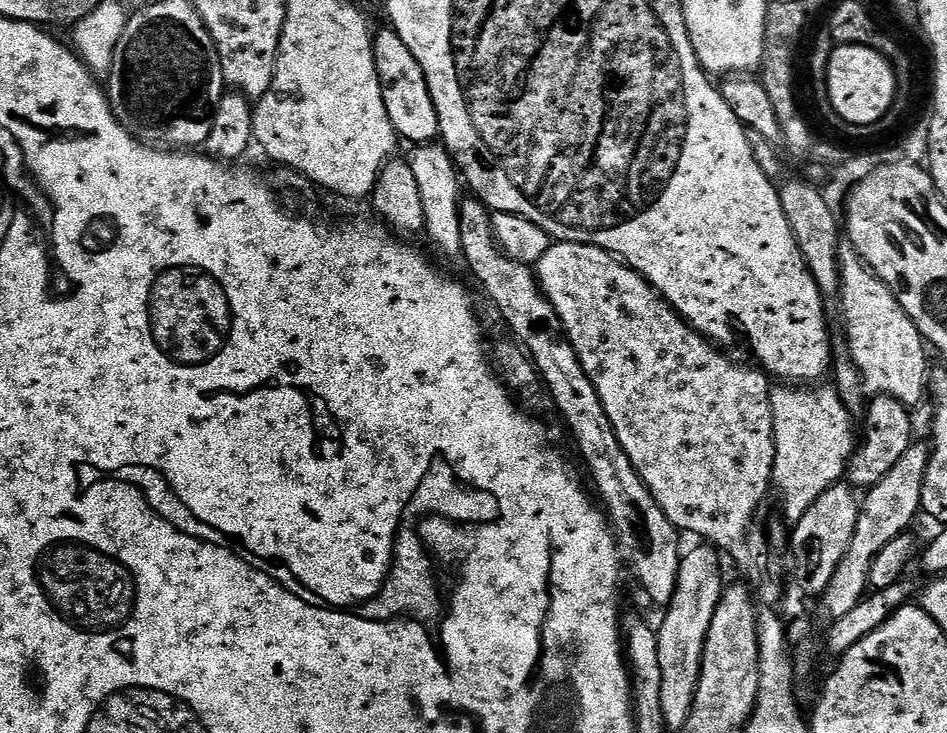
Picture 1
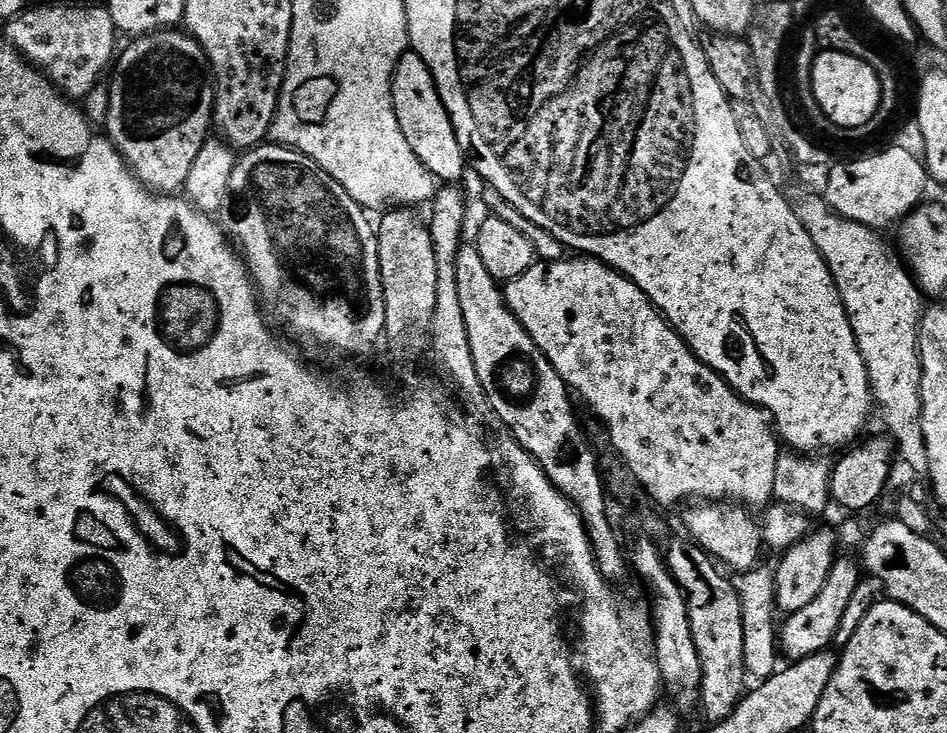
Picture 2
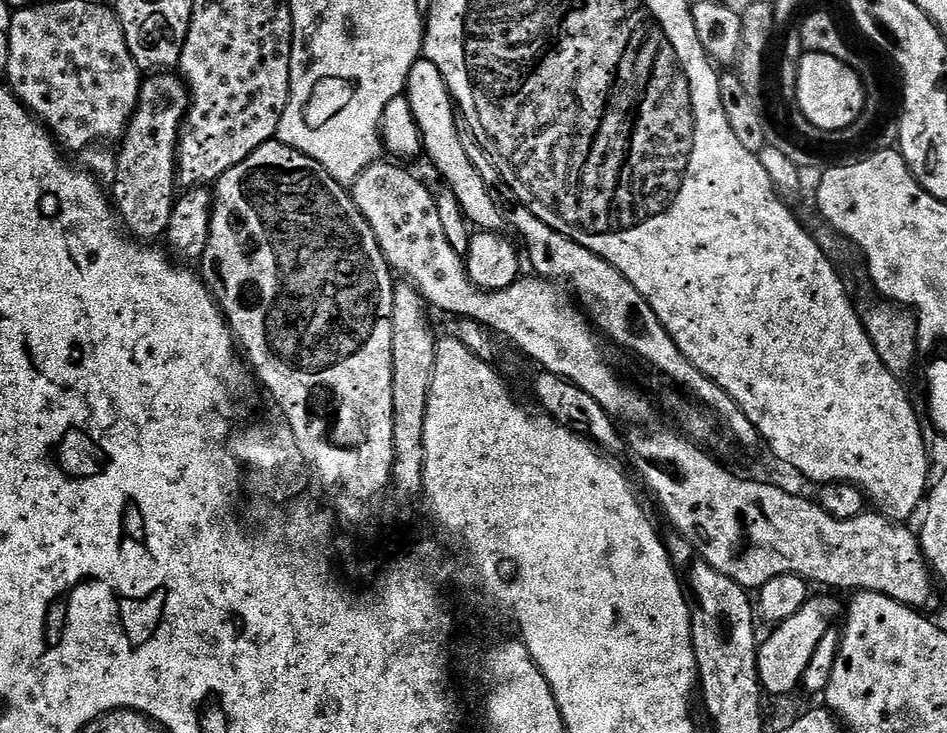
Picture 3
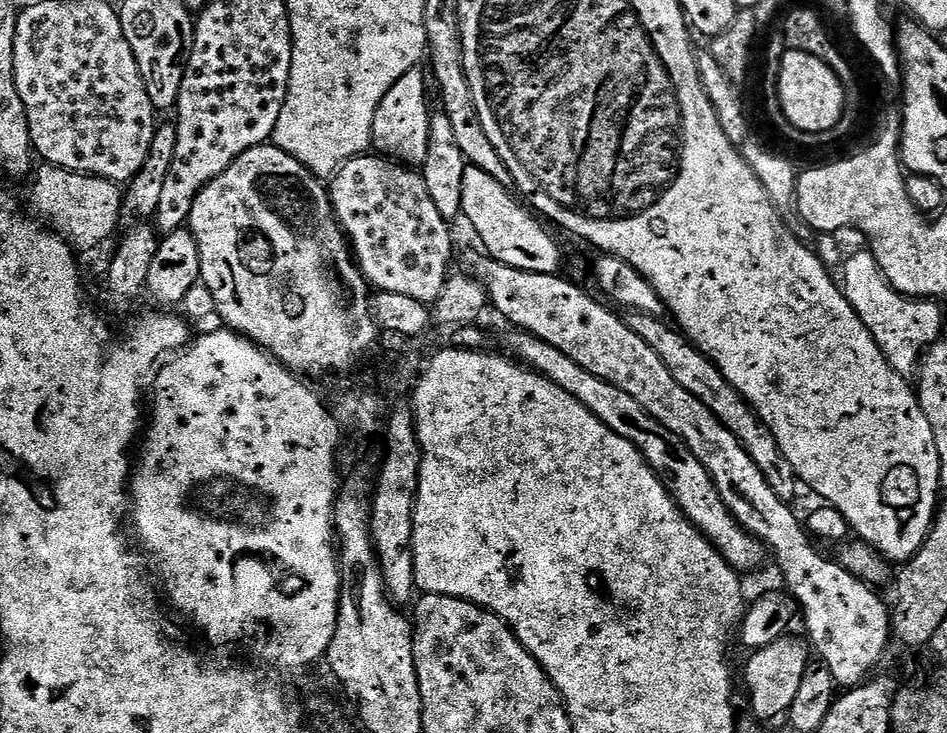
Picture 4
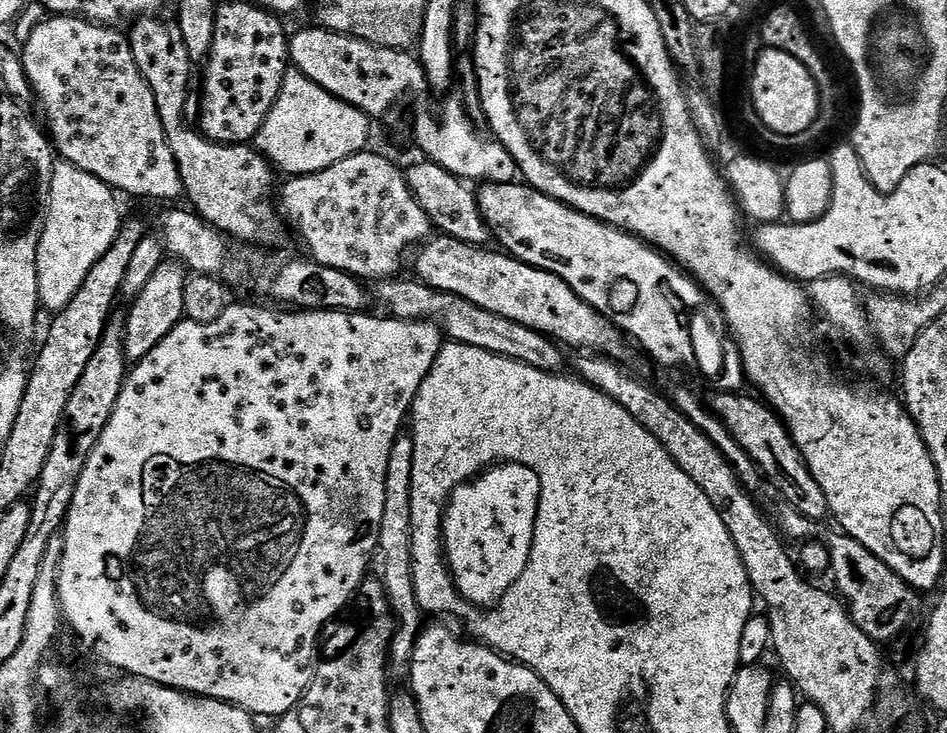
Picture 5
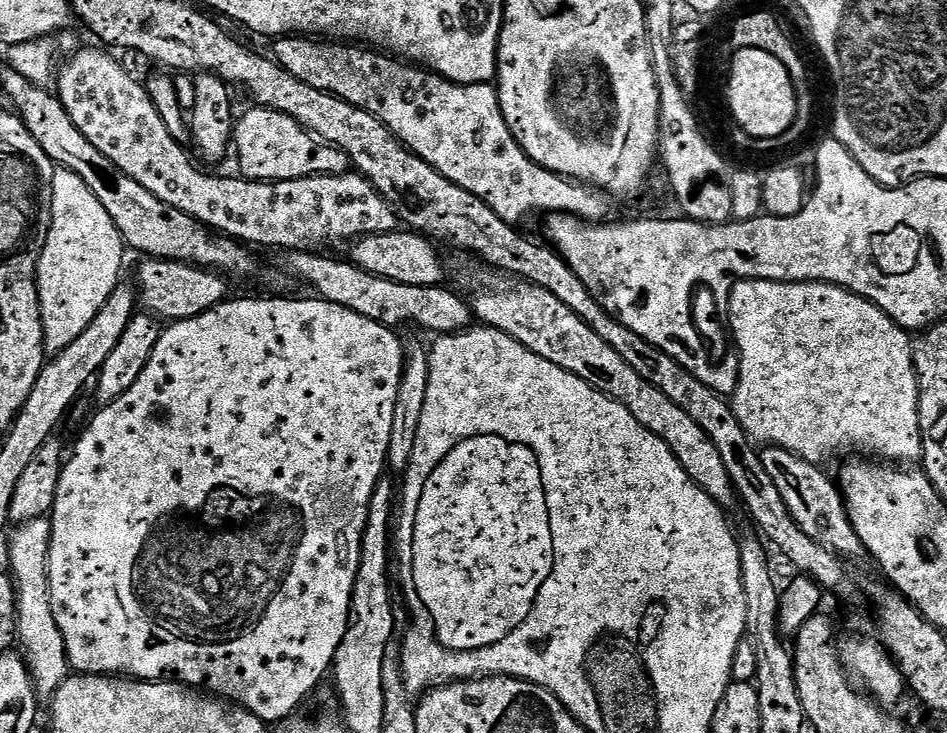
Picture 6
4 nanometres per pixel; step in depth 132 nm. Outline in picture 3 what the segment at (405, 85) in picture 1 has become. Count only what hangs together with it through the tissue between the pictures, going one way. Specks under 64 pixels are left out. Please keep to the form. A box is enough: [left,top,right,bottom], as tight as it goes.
[406,58,505,232]

